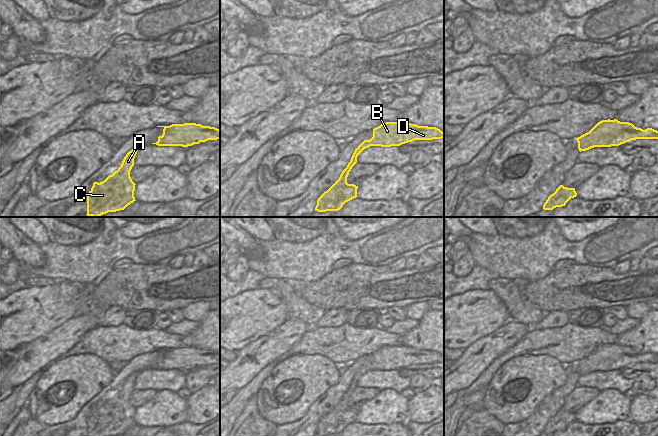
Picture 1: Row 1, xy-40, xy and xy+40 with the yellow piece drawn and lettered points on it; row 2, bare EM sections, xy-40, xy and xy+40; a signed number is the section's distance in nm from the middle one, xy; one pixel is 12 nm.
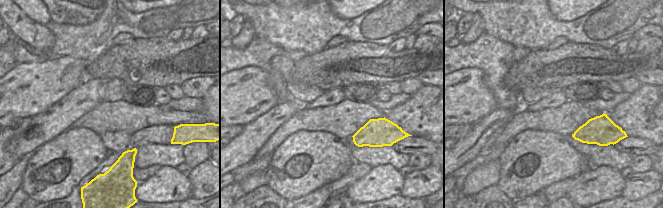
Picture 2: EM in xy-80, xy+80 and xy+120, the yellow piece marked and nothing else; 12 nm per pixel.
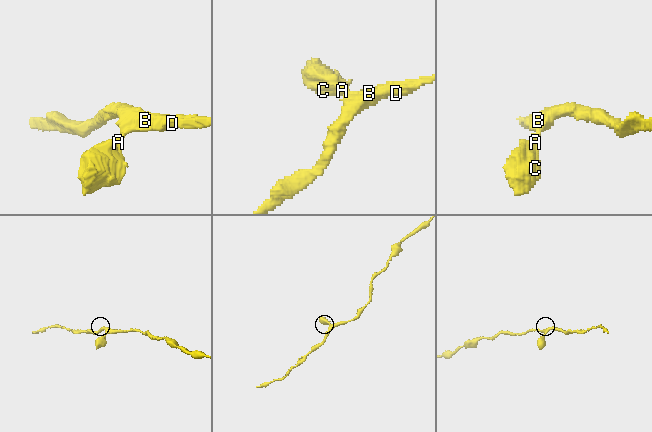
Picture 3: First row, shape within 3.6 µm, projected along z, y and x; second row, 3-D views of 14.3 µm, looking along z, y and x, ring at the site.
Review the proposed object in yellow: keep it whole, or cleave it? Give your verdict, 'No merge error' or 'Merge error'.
No merge error.

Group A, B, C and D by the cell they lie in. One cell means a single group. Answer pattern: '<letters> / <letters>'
A B C D

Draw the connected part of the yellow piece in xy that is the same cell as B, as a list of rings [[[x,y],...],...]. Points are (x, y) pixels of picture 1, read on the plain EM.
[[[386,346],[373,353],[373,361],[364,364],[354,375],[347,391],[339,403],[317,424],[315,435],[338,435],[343,429],[357,421],[358,410],[347,407],[352,391],[357,387],[358,379],[370,370],[391,371],[414,364],[433,364],[444,362],[444,357],[436,351],[418,350],[408,346]]]

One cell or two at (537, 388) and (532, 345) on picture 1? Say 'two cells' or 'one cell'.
two cells

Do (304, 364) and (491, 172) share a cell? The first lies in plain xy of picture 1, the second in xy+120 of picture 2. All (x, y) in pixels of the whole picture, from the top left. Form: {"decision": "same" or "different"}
{"decision": "different"}

